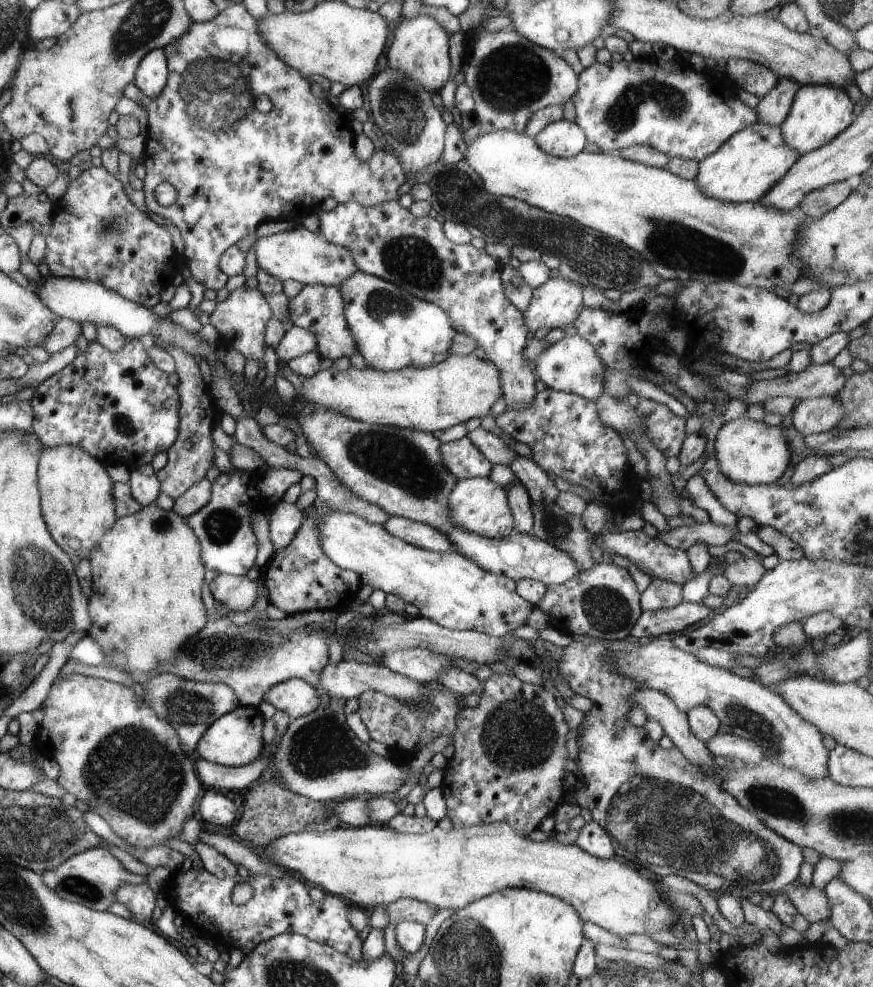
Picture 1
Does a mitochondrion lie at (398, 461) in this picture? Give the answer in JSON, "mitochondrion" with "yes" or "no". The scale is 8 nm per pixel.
{"mitochondrion":"yes"}

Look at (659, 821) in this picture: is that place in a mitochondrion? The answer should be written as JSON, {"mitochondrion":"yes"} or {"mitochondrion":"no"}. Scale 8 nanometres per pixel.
{"mitochondrion":"yes"}

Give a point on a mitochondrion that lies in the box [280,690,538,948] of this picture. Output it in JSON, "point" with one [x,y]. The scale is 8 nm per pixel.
{"point":[322,747]}

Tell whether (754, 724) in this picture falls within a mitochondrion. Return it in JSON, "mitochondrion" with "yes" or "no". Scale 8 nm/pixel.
{"mitochondrion":"yes"}

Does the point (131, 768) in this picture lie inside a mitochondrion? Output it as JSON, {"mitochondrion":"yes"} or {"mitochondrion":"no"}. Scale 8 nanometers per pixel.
{"mitochondrion":"yes"}

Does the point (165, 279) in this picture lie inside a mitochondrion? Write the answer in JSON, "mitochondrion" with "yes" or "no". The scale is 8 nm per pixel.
{"mitochondrion":"no"}

